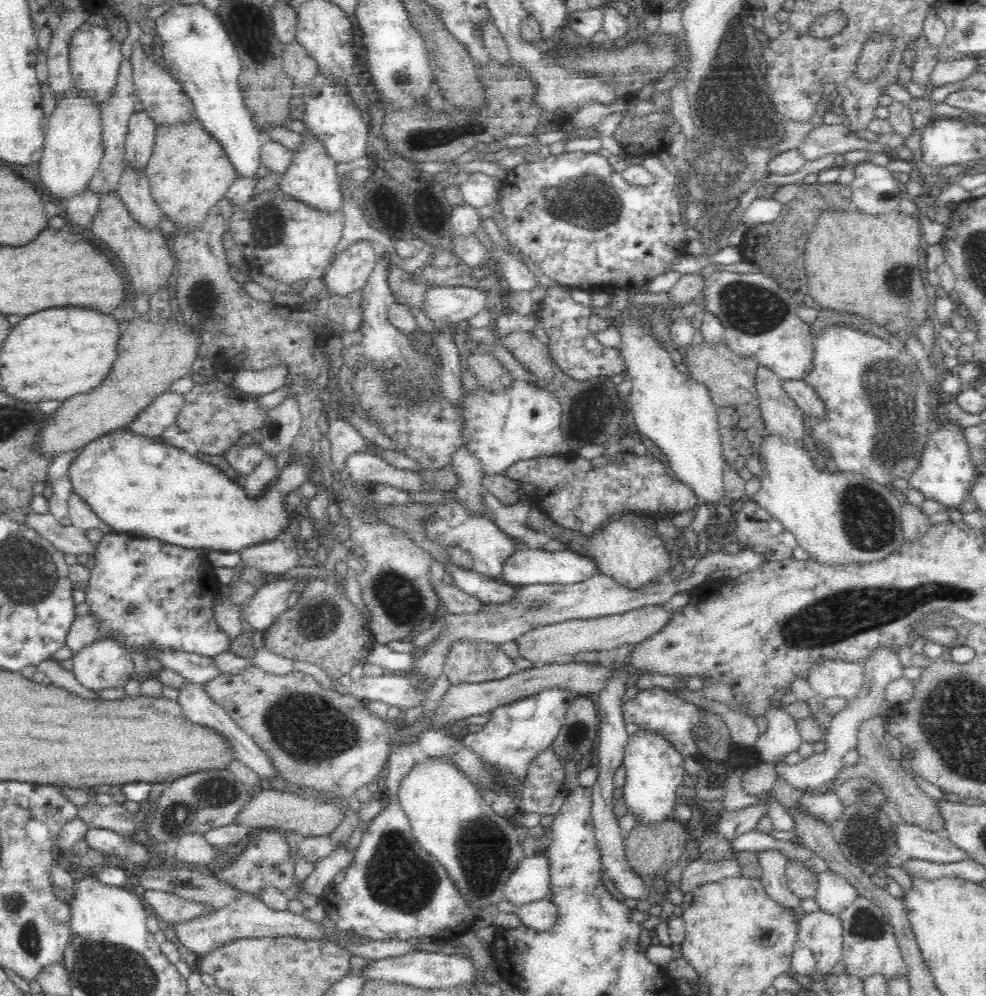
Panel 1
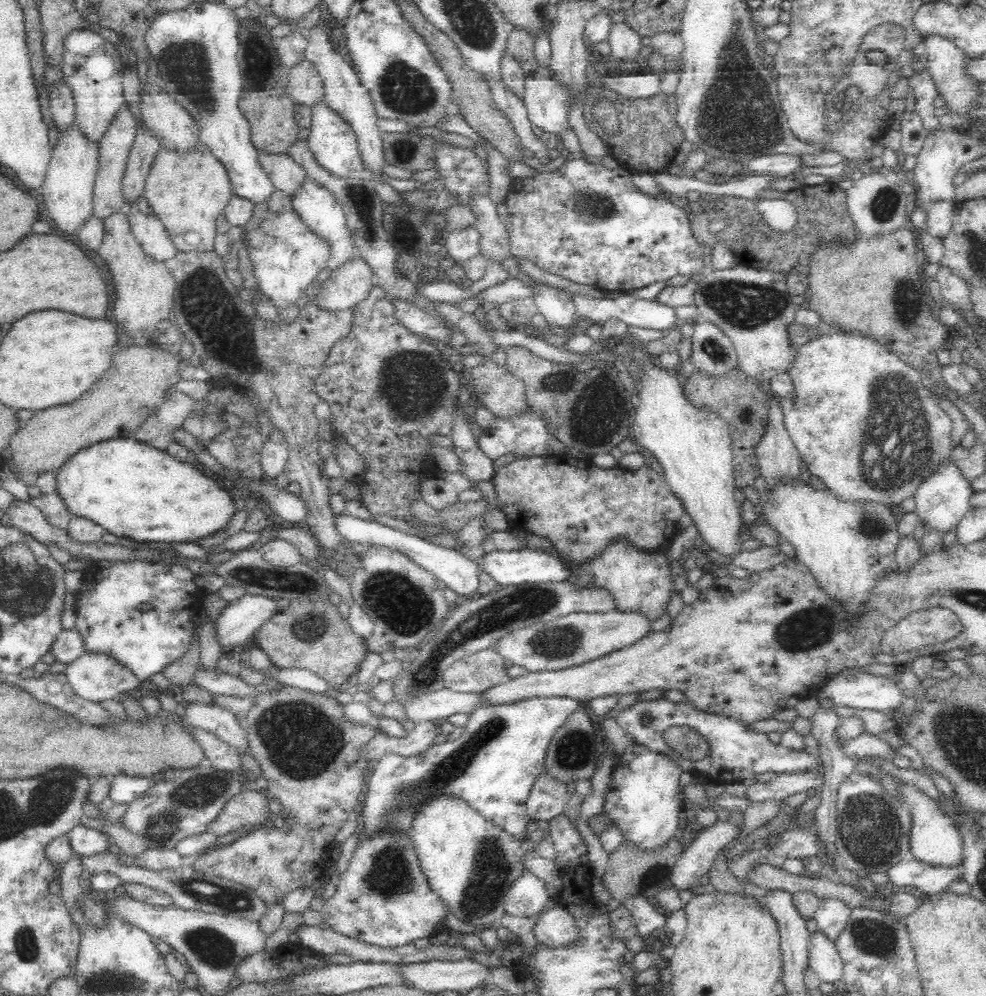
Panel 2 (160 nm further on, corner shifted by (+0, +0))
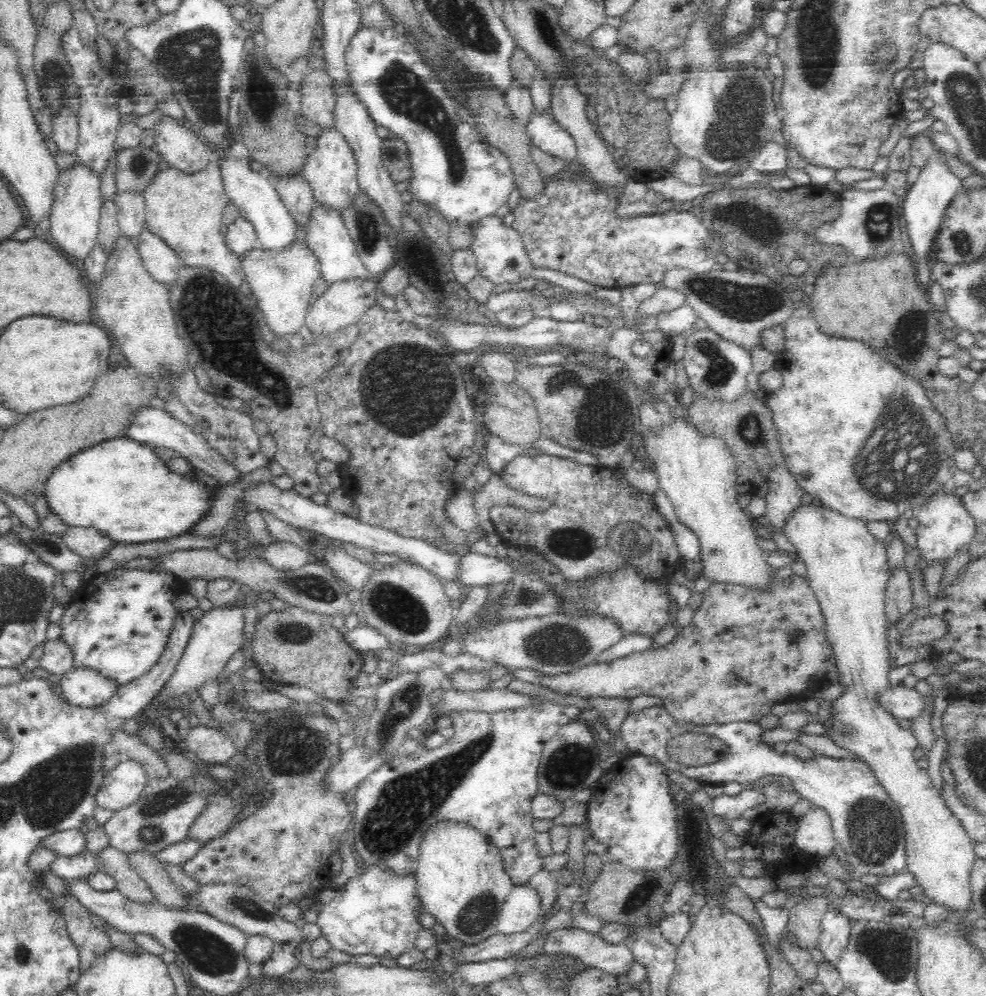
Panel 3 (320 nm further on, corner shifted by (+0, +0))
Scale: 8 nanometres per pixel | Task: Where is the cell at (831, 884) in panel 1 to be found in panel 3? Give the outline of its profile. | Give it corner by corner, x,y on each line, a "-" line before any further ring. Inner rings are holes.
828,909
821,918
819,946
824,958
836,967
844,949
848,946
852,920
840,911

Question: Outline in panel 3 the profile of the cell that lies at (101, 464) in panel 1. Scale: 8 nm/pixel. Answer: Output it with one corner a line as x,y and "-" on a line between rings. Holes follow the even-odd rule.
126,436
104,440
74,453
51,472
43,486
46,512
52,512
69,528
96,528
112,541
126,545
181,536
209,512
211,502
206,485
170,471
151,446

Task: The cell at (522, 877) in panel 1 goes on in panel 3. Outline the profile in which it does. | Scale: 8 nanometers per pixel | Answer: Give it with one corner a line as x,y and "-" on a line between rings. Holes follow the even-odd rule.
529,884
514,885
497,914
496,932
509,935
524,932
541,912
536,889

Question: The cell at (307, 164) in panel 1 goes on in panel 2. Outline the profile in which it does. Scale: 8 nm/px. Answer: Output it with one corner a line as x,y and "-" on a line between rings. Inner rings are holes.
308,179
304,181
300,190
295,192
291,200
295,212
298,213
298,217
306,223
306,227
314,232
314,234
320,236
322,240
326,241
328,247
330,247
330,256
328,257
326,267
329,268
331,272
336,271
338,267
346,264
346,261
352,260
357,256
355,246
348,232
345,212
342,210
342,207
338,205
337,200
332,196
330,191

